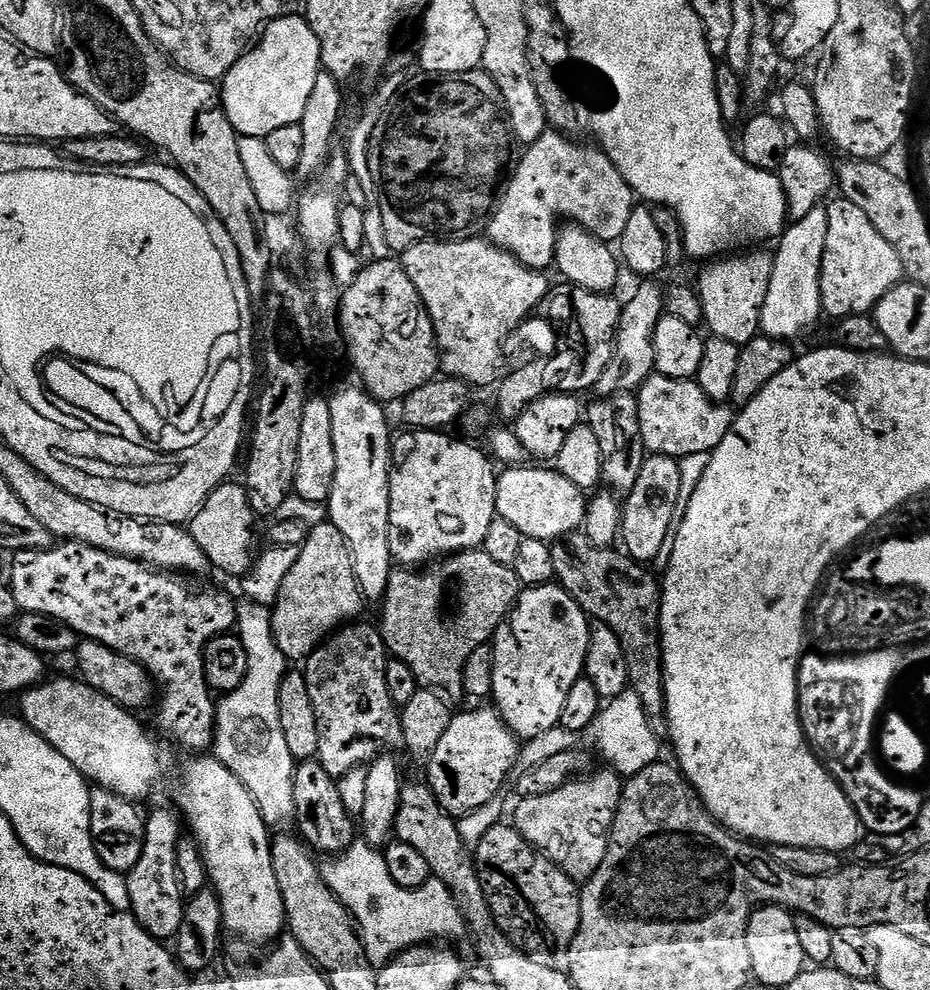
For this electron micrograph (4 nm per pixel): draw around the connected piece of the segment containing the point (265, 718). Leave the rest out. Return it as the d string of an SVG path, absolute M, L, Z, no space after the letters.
M244 602L238 608L238 635L246 646L248 655L248 673L238 686L238 690L227 693L216 706L216 738L214 741L215 759L222 762L250 790L262 818L269 826L293 823L294 810L294 778L296 777L297 760L290 754L290 746L286 746L286 738L282 735L282 718L278 718L278 698L282 678L286 671L286 661L282 650L274 642L272 629L272 613L263 604Z

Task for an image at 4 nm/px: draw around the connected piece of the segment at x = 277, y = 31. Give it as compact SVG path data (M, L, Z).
M282 14L277 20L271 20L268 27L260 33L258 43L249 47L248 51L240 57L237 64L223 78L224 112L240 136L263 138L274 130L279 130L282 126L299 124L302 110L306 110L306 101L310 99L310 94L314 90L314 78L318 78L318 74L322 70L320 43L314 30L308 25L308 21L303 15L288 15Z

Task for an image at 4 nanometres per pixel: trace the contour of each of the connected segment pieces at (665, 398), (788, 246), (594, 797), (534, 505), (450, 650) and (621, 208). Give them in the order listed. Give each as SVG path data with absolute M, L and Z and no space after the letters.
M654 374L638 389L638 422L649 453L681 458L711 452L732 428L734 412L727 403L711 400L695 379L675 380Z
M823 207L815 208L806 218L792 220L784 229L783 236L779 237L775 245L772 262L772 277L770 290L766 292L766 306L762 306L760 332L775 340L796 342L803 332L808 332L819 320L822 320L820 304L820 275L822 274L822 260L826 254L826 232L828 230L828 213Z
M597 771L591 778L571 780L550 794L525 796L516 808L514 827L539 852L553 860L571 880L577 882L587 882L598 866L602 866L608 838L612 834L612 823L620 805L620 795L624 793L621 777L615 771L607 771Z
M505 467L496 478L496 514L511 522L527 539L555 542L583 529L589 497L570 478L544 468L547 467Z
M483 550L458 552L423 570L393 571L378 627L389 653L414 670L421 688L460 698L466 658L495 637L521 591L515 567L494 562Z
M549 130L543 132L539 138L530 145L527 145L524 157L517 159L514 164L514 171L511 173L510 179L507 181L506 187L503 189L502 195L499 197L498 203L486 224L486 236L491 243L496 244L502 250L506 250L514 258L518 258L528 268L537 270L548 270L553 267L556 258L556 237L558 235L558 223L556 220L564 219L564 222L575 222L579 227L585 228L587 232L605 242L619 241L622 230L626 230L626 225L630 219L630 214L638 206L638 197L632 188L626 182L626 178L622 178L622 174L618 174L618 170L614 166L614 162L610 162L610 158L603 150L595 150L591 152L590 149L584 145L584 142L573 142L569 137L565 136L563 132Z

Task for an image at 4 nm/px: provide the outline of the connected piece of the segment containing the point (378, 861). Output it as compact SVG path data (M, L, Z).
M357 838L343 854L329 859L322 871L326 886L348 907L358 925L364 953L374 966L383 966L405 952L407 948L429 942L452 942L455 936L465 935L466 925L460 908L441 880L430 879L421 888L403 888L390 878L383 851L372 847L367 840Z

